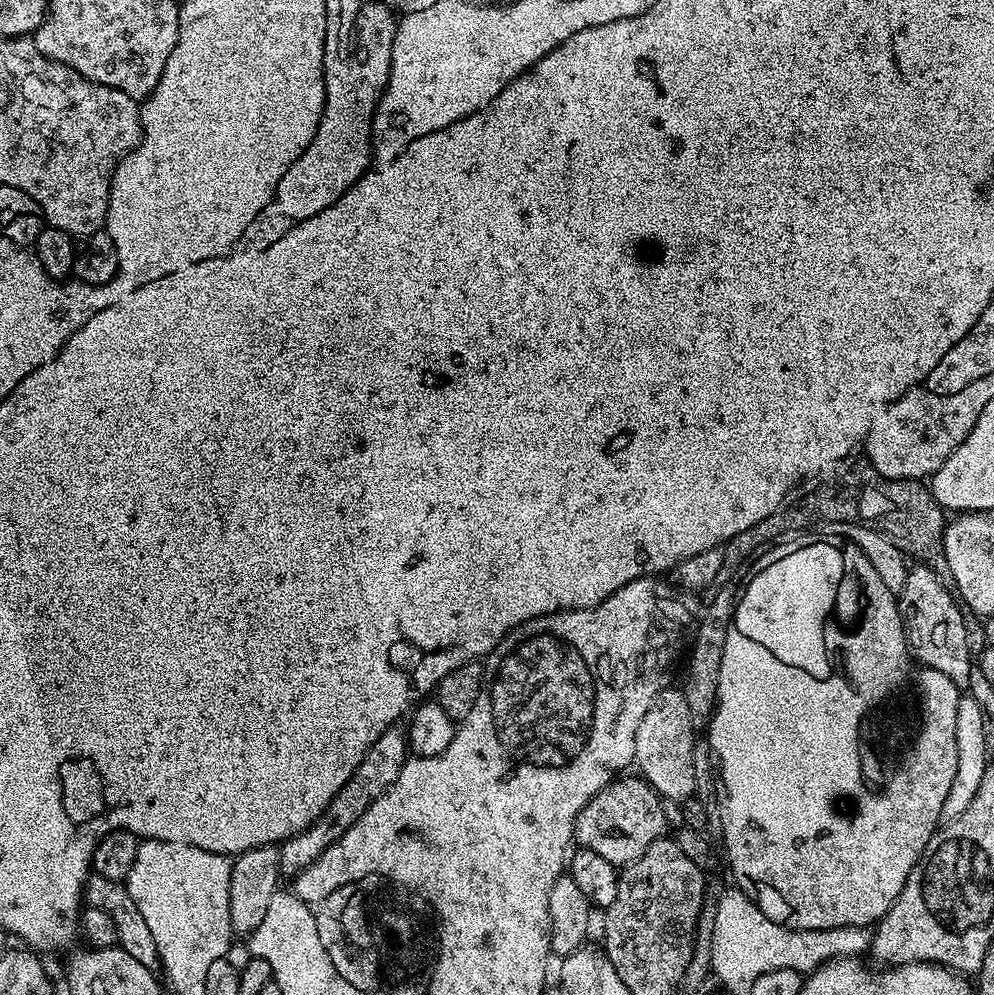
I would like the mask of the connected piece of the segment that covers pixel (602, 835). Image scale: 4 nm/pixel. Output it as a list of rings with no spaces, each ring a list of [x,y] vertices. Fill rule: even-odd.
[[[636,774],[627,776],[613,779],[597,796],[590,798],[590,802],[585,804],[583,810],[578,814],[574,833],[575,843],[579,847],[589,848],[615,866],[633,864],[654,841],[665,835],[663,808],[665,805],[662,803],[662,798],[648,785],[647,780]]]

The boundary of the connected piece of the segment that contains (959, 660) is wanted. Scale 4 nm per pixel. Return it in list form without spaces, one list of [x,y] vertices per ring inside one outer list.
[[[927,566],[909,567],[906,582],[898,594],[904,599],[900,616],[904,620],[904,635],[908,637],[911,655],[923,667],[946,674],[957,688],[967,689],[974,674],[974,653],[968,644],[968,631],[964,625],[966,614],[958,603],[953,589],[944,585],[941,573]]]

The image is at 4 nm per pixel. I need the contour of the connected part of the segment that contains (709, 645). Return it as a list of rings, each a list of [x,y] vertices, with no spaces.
[[[734,582],[727,583],[722,587],[720,593],[714,601],[705,604],[704,614],[696,628],[694,636],[694,646],[690,652],[688,668],[684,684],[681,683],[680,689],[686,698],[689,707],[693,729],[703,729],[710,721],[716,705],[716,694],[718,678],[721,674],[722,654],[725,652],[726,634],[728,627],[732,623],[732,616],[735,612],[738,599],[738,590]]]

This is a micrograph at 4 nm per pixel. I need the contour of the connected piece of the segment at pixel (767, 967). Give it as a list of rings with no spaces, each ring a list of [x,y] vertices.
[[[729,887],[729,892],[724,892],[717,902],[716,908],[712,912],[714,918],[714,930],[712,933],[716,936],[716,948],[745,948],[753,957],[756,956],[776,956],[779,952],[785,952],[784,960],[772,960],[766,962],[758,968],[759,974],[770,974],[770,970],[794,970],[807,974],[815,972],[826,962],[838,960],[841,958],[860,958],[871,949],[873,929],[868,926],[838,926],[830,930],[814,930],[813,932],[803,932],[797,928],[787,928],[778,922],[770,922],[762,910],[753,902],[746,893],[741,892],[739,888]]]

